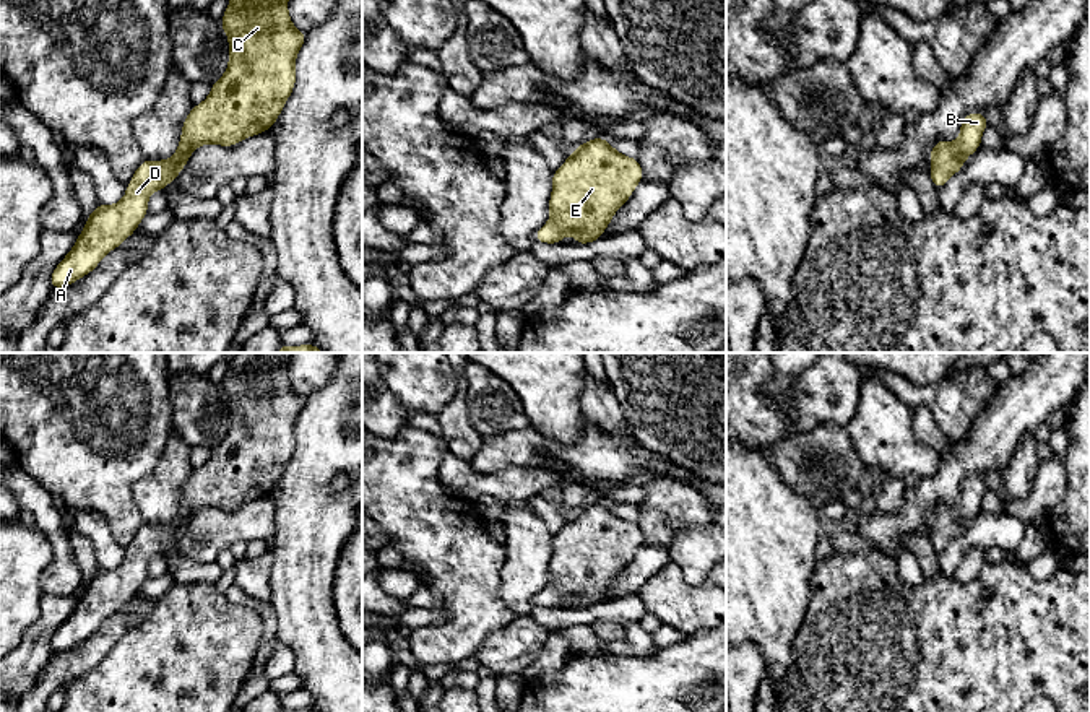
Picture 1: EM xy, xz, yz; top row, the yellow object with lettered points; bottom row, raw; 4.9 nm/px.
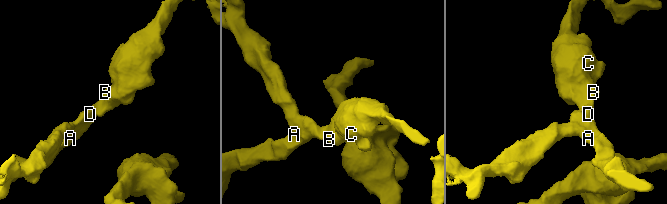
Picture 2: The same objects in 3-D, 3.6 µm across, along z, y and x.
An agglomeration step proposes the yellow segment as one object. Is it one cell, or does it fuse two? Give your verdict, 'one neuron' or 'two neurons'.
one neuron

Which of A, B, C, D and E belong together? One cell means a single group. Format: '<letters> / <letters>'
A B C D E

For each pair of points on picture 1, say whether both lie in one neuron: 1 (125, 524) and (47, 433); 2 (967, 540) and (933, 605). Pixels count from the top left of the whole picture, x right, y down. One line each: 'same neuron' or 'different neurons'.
1: same neuron
2: different neurons

